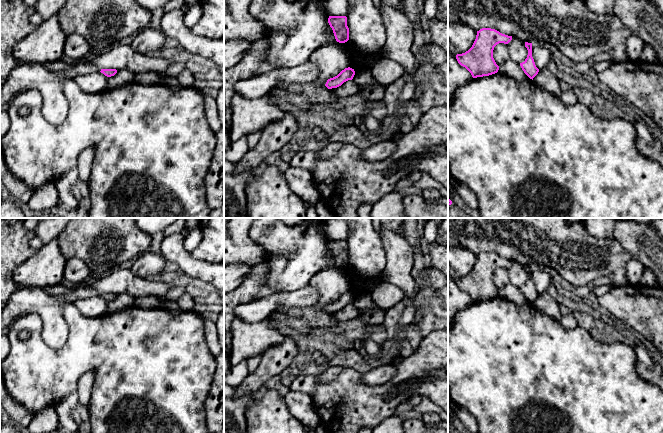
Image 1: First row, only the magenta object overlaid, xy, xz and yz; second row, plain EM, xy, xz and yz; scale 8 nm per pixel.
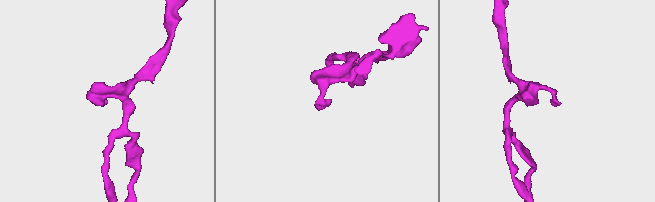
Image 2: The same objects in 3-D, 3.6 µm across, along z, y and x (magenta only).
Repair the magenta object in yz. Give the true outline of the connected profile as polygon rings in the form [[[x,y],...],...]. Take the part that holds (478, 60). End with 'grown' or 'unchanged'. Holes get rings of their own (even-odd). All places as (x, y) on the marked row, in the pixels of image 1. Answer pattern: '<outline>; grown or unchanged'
[[[482,28],[477,31],[472,47],[462,54],[457,54],[458,63],[465,67],[473,78],[489,76],[499,70],[493,58],[494,47],[499,43],[508,44],[512,36],[500,33],[491,28]]]; unchanged

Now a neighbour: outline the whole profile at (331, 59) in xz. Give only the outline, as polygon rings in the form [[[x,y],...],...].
[[[338,43],[318,48],[310,56],[310,61],[319,68],[319,75],[314,81],[319,87],[325,86],[328,79],[337,76],[350,66],[350,57],[345,47]]]

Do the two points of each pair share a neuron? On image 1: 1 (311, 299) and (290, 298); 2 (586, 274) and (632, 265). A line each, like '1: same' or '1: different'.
1: same
2: different

